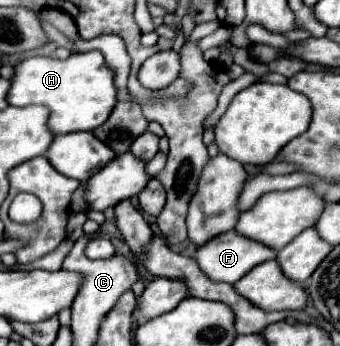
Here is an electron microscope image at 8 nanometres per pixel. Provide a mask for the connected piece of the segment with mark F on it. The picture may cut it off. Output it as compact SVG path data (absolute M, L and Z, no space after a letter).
M228 230L226 234L218 234L218 238L210 238L202 248L196 248L192 258L210 280L234 284L260 262L276 258L276 252Z

